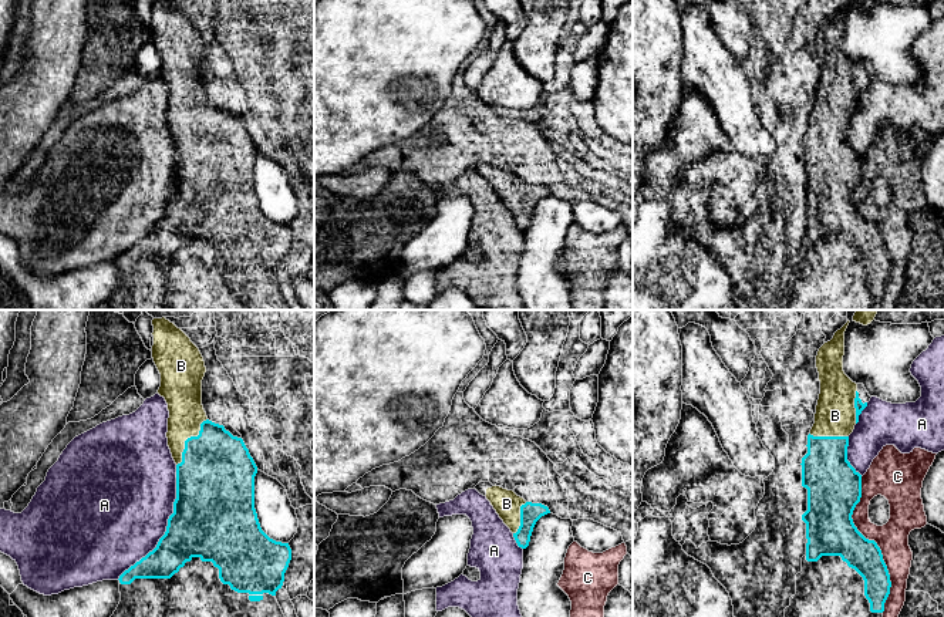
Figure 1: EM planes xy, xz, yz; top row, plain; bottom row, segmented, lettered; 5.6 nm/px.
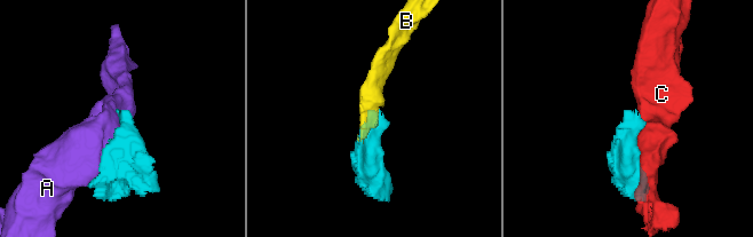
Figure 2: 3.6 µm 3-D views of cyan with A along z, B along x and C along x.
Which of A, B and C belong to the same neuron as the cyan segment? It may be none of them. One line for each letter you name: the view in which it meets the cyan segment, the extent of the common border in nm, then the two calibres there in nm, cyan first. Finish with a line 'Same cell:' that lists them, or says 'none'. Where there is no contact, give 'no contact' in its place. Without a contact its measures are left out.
B: xy | 320 nm | 420/200 nm
Same cell: B

